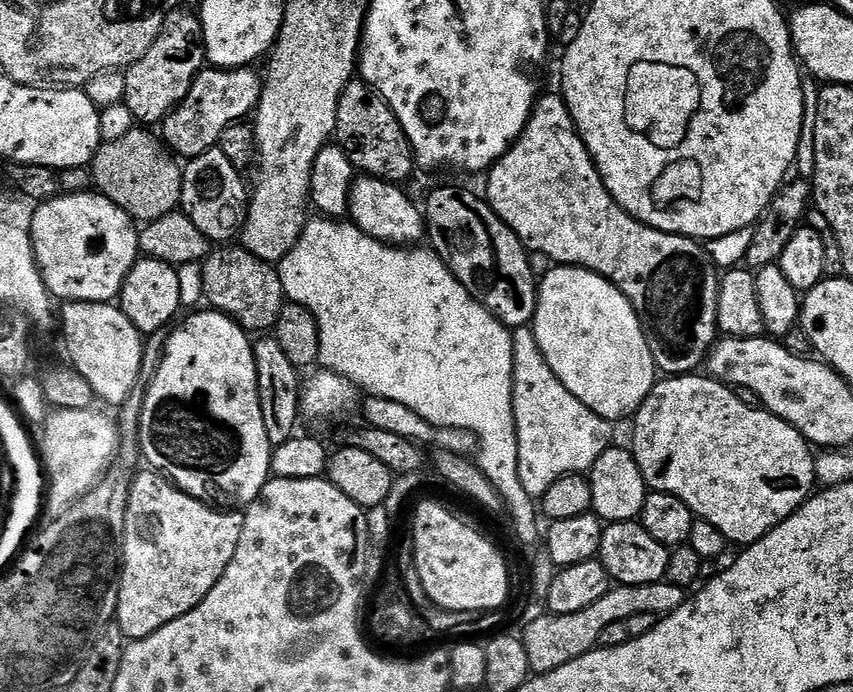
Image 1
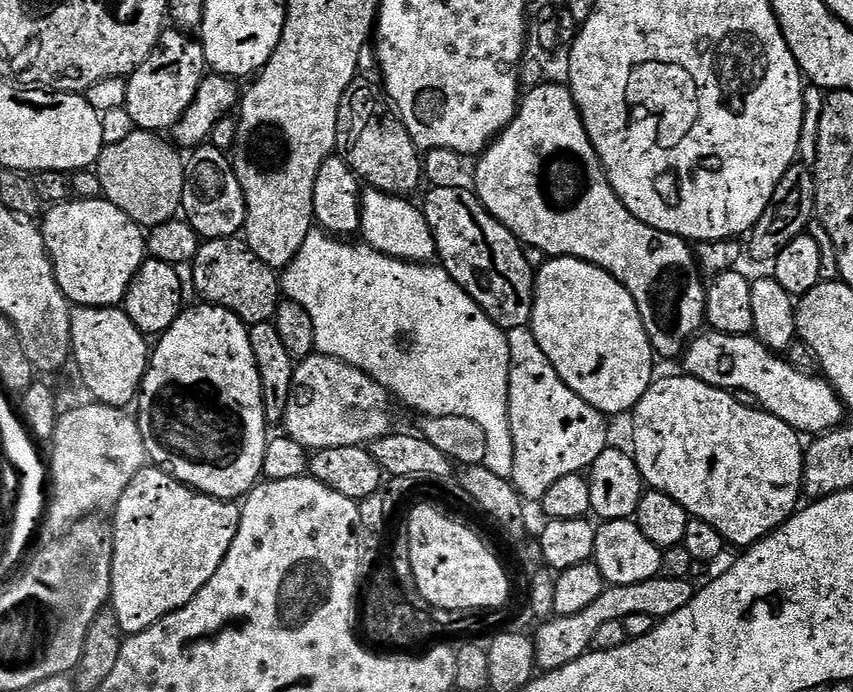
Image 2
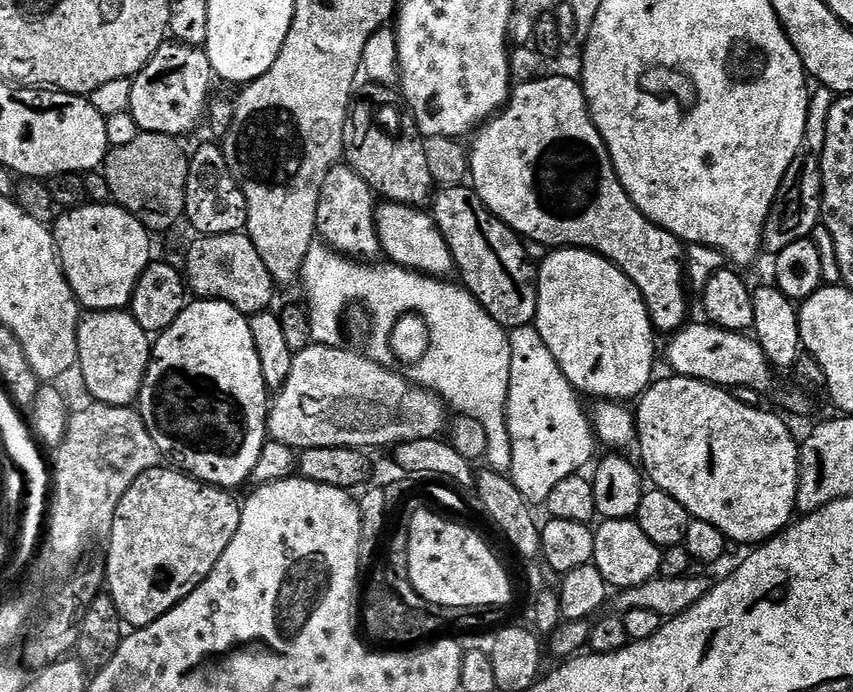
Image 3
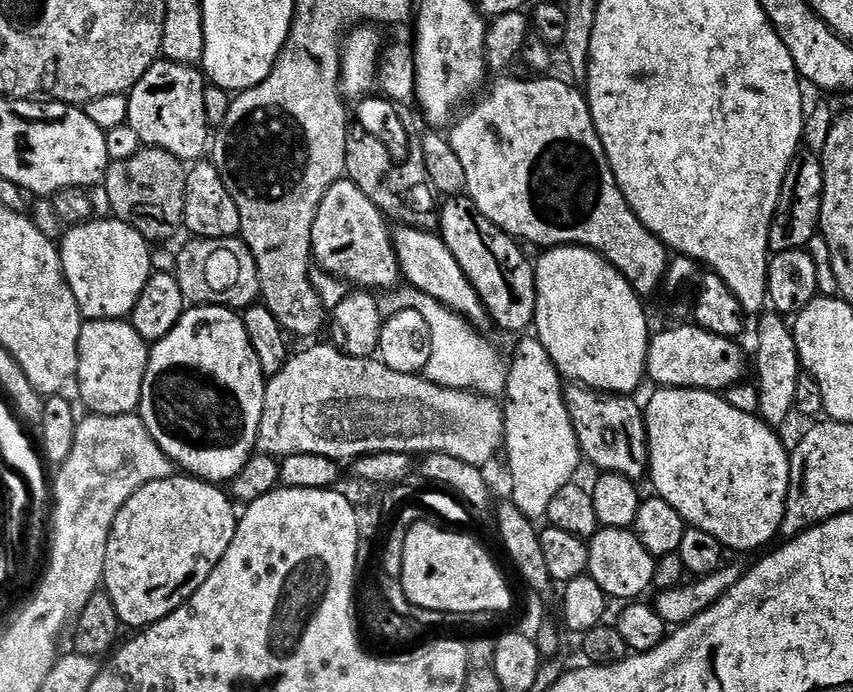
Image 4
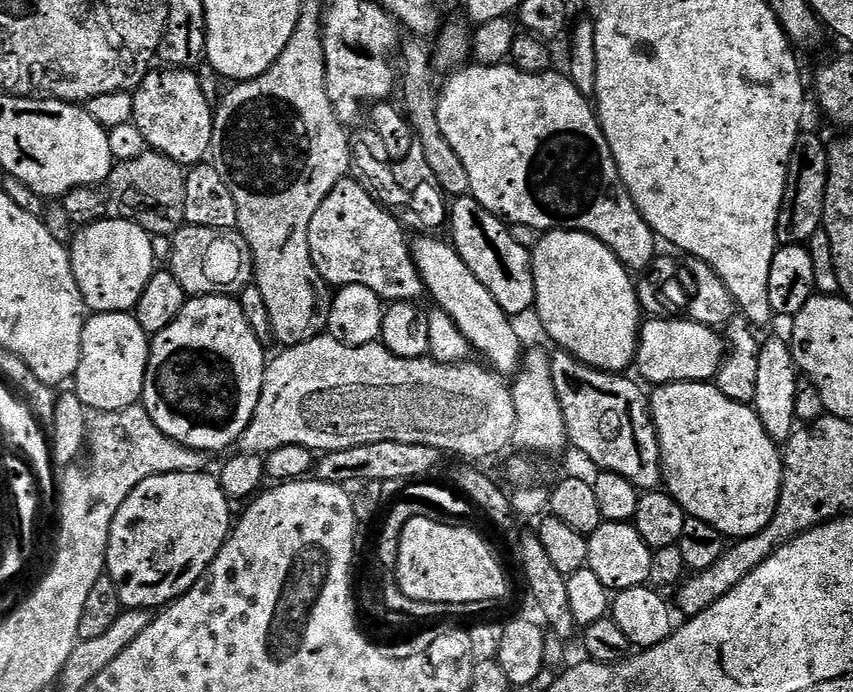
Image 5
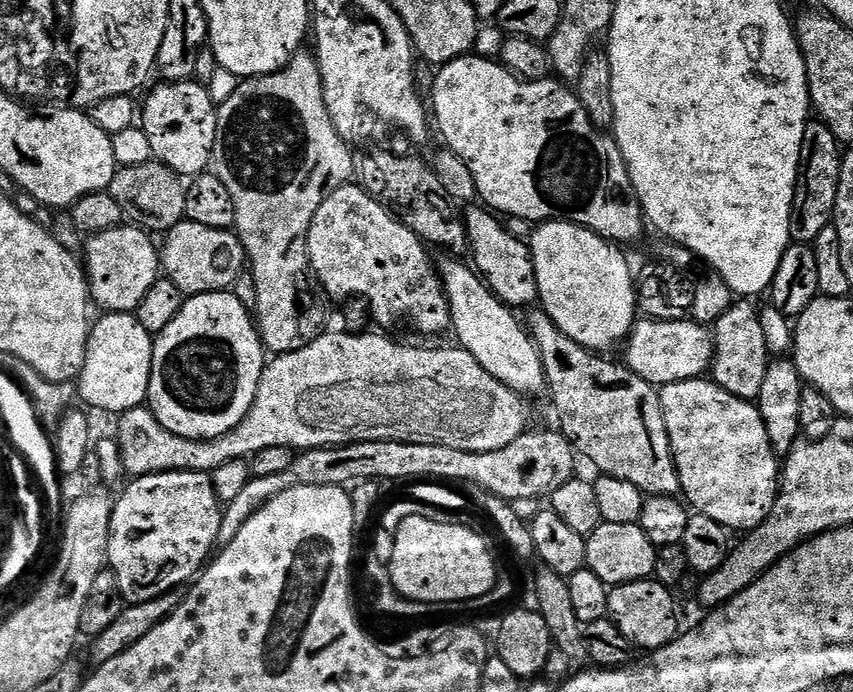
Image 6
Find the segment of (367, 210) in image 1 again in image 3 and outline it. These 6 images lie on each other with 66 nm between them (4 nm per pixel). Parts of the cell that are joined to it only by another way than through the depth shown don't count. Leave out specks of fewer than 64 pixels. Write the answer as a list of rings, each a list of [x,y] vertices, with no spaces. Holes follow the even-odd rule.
[[[381,203],[376,209],[376,229],[381,253],[399,268],[409,268],[412,272],[422,272],[426,276],[437,278],[448,278],[453,275],[454,265],[450,246],[446,246],[446,238],[442,238],[435,220],[423,207]]]

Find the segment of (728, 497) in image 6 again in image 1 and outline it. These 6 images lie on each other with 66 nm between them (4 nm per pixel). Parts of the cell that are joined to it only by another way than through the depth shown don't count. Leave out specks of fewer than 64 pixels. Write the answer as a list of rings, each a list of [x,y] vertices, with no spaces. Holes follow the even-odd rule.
[[[689,374],[657,379],[656,385],[650,390],[650,394],[642,402],[640,409],[636,411],[634,423],[636,425],[632,428],[630,451],[632,457],[638,462],[638,466],[644,475],[644,482],[649,489],[674,494],[674,498],[686,502],[686,506],[693,516],[710,522],[710,526],[718,526],[718,530],[722,530],[722,534],[733,545],[747,546],[758,542],[771,528],[777,528],[786,517],[791,516],[796,509],[802,507],[804,501],[813,495],[814,489],[817,487],[816,456],[813,445],[808,443],[805,436],[797,428],[790,426],[785,420],[778,418],[763,407],[751,408],[746,406],[746,402],[739,400],[729,385],[721,384],[719,380],[713,380],[707,375]]]

